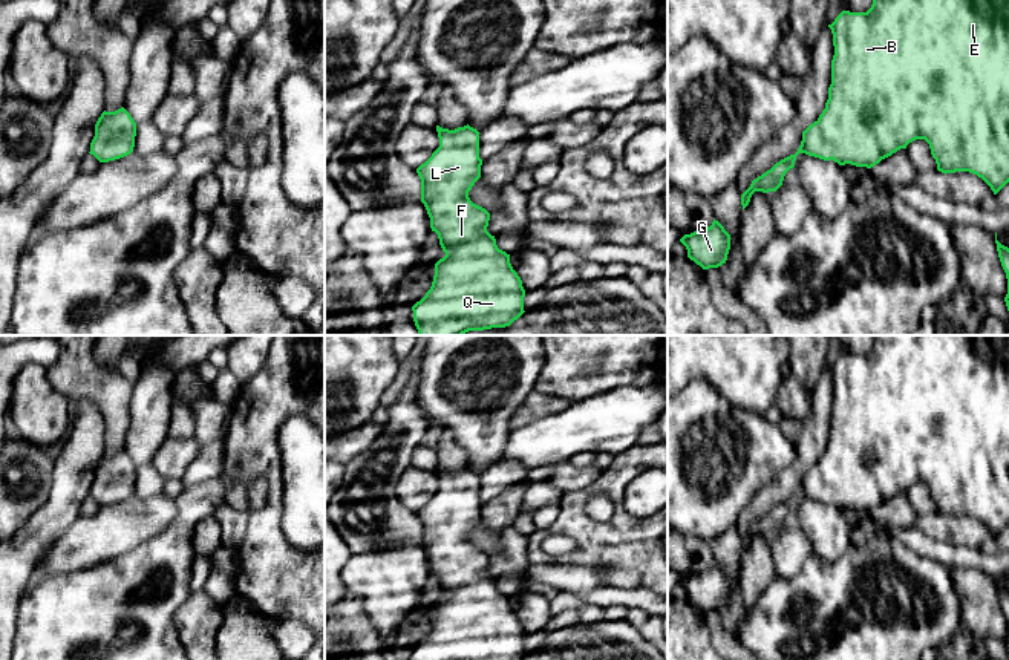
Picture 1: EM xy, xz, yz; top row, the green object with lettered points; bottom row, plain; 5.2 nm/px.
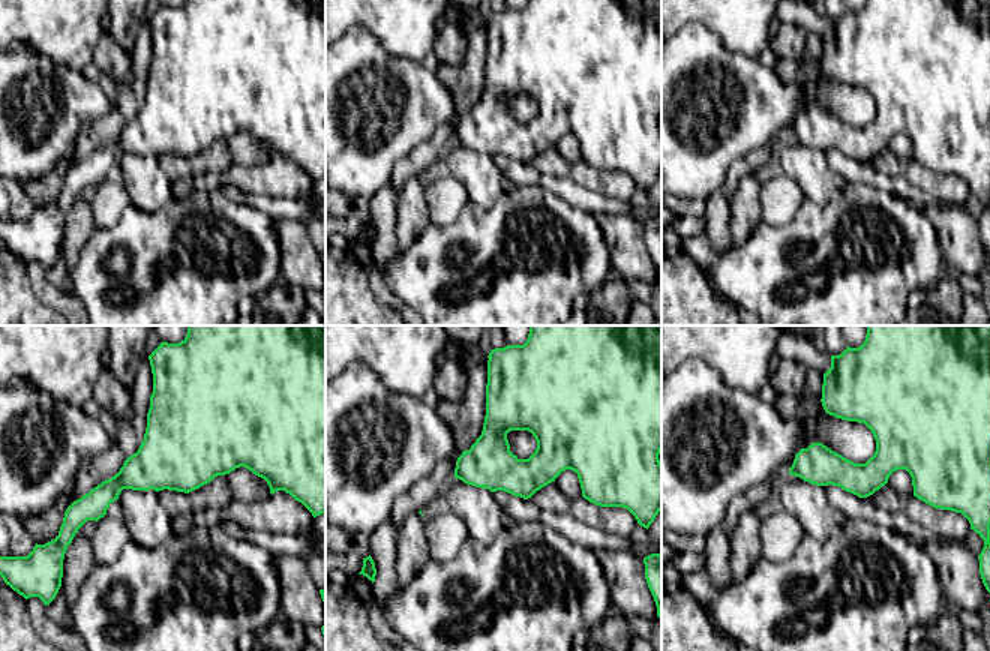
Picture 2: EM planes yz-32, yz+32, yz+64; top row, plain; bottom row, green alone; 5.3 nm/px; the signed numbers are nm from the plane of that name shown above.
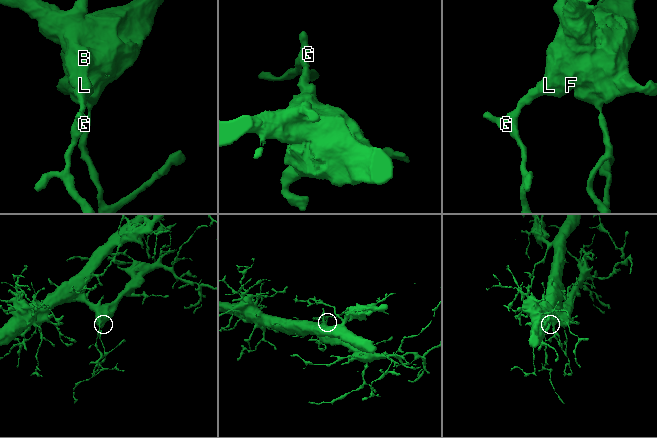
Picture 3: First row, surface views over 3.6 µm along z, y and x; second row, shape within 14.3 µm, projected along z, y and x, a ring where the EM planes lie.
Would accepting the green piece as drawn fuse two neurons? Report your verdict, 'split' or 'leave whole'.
leave whole

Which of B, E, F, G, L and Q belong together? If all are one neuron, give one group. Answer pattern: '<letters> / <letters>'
B E F G L Q

